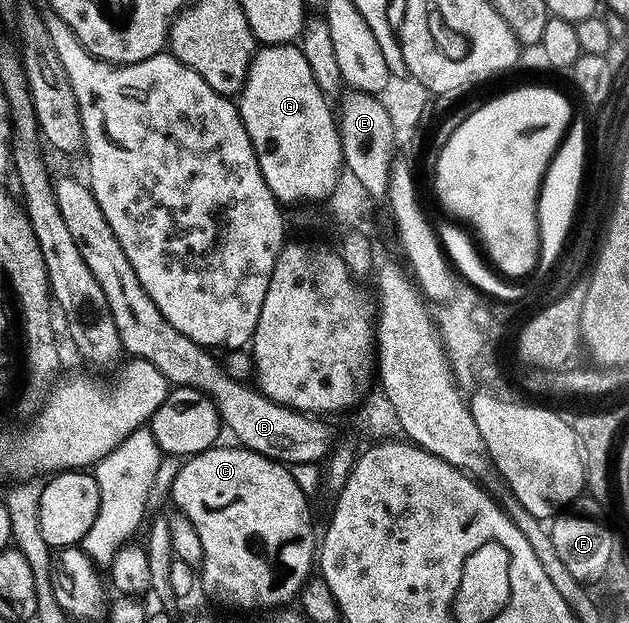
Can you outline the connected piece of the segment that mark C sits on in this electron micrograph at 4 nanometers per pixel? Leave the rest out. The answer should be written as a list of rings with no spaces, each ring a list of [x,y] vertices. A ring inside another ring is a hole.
[[[217,445],[209,447],[200,455],[185,458],[180,464],[180,472],[174,477],[170,492],[177,503],[179,514],[192,523],[200,538],[204,550],[204,587],[220,599],[220,603],[227,605],[232,600],[234,585],[246,585],[246,541],[250,541],[250,549],[258,553],[268,553],[284,571],[286,559],[284,551],[288,547],[302,547],[302,549],[318,549],[318,535],[312,532],[312,511],[308,508],[308,499],[300,488],[300,483],[291,475],[285,464],[262,456],[257,452],[248,451],[239,445],[223,447]]]

